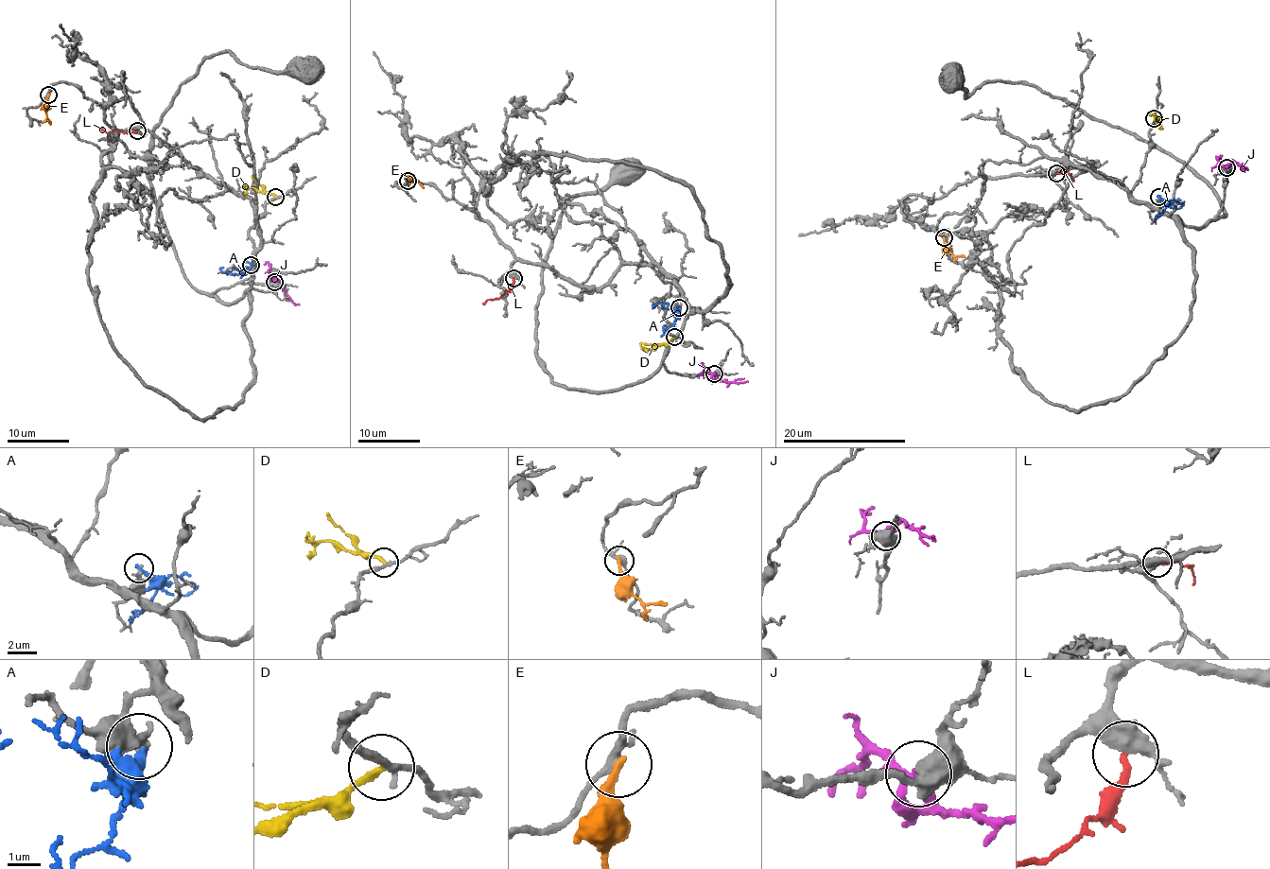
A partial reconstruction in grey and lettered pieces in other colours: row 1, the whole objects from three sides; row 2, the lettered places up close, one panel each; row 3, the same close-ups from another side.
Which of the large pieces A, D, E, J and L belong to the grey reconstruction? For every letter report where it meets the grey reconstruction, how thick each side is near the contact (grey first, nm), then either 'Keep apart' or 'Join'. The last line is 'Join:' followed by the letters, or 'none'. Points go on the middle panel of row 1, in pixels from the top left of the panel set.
A: Touches grey at (679, 307). Thickness 360 nm (grey) against 280 nm. Keep apart
D: Touches grey at (674, 337). Thickness 220 nm (grey) against 200 nm. Keep apart
E: Touches grey at (408, 181). Thickness 240 nm (grey) against 240 nm. Keep apart
J: Touches grey at (714, 373). Thickness 600 nm (grey) against 240 nm. Keep apart
L: Touches grey at (513, 278). Thickness 400 nm (grey) against 190 nm. Keep apart
Join: none

